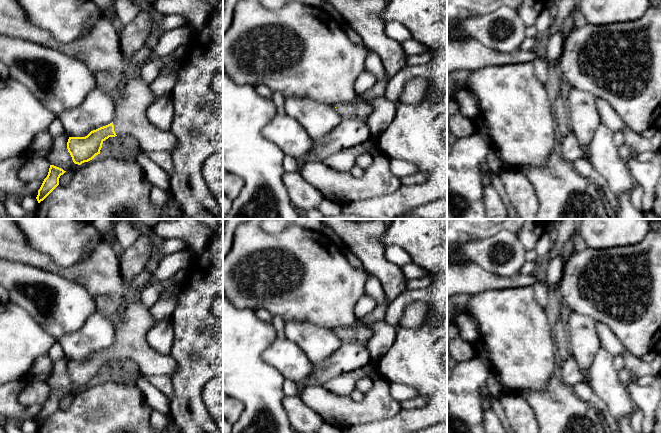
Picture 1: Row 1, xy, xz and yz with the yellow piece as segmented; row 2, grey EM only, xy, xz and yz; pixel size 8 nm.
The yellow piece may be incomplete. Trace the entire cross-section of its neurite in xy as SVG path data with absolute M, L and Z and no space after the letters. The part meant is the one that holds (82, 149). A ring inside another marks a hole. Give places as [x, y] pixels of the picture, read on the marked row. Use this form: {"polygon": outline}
{"polygon": "M135 68L124 80L116 96L115 118L112 123L91 131L85 137L69 137L67 149L75 164L81 165L92 160L100 154L103 142L109 137L120 136L135 140L139 150L146 154L152 152L166 151L170 154L177 146L176 137L169 131L160 130L152 126L145 115L147 107L156 100L150 84L145 82Z"}

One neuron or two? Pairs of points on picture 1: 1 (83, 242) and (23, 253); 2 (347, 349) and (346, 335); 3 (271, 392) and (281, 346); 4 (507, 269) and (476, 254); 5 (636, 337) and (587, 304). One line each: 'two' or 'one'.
1: two
2: two
3: two
4: one
5: one

